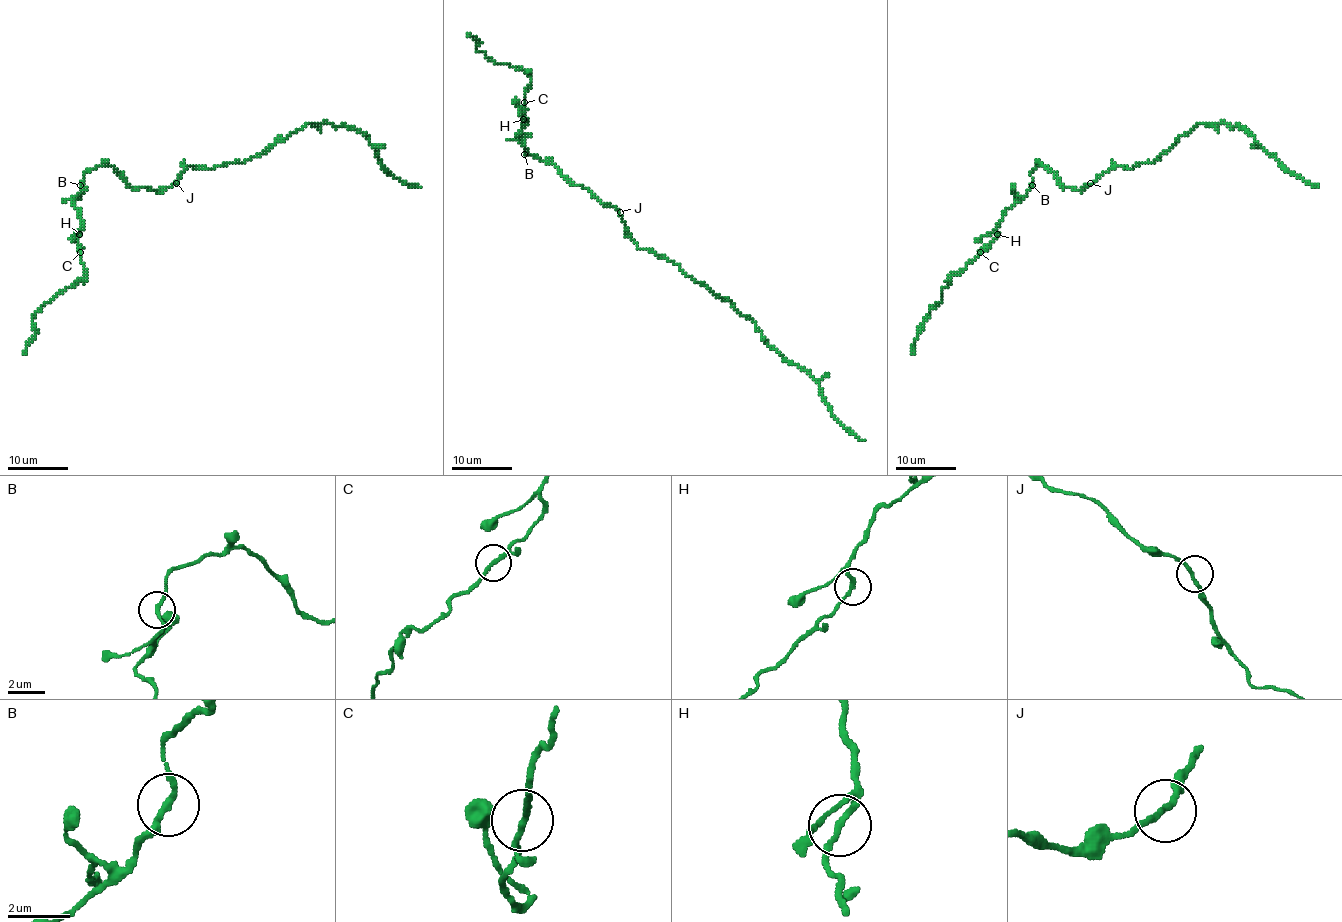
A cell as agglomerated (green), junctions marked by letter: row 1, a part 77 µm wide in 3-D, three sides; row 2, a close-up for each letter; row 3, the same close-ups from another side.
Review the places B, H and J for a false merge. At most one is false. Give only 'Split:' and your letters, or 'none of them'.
Split: none of them

